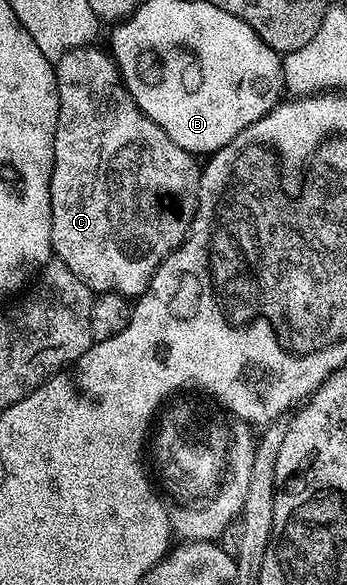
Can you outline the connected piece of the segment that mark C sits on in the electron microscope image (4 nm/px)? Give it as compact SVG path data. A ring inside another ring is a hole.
M98 46L77 48L64 54L64 58L60 58L56 62L54 69L58 87L58 121L56 122L56 142L54 143L54 165L50 171L53 255L60 262L64 262L64 266L68 266L68 270L72 270L72 274L76 274L76 278L80 278L80 282L87 284L91 292L95 294L119 292L121 296L137 298L152 282L152 274L156 274L156 270L162 265L164 258L168 258L168 254L172 254L184 242L192 218L196 214L198 187L202 174L199 161L194 161L197 159L191 153L176 146L176 142L172 142L172 138L168 138L168 134L164 134L164 130L160 130L160 126L156 126L156 122L152 122L152 118L148 118L142 113L140 106L136 106L132 94L122 82L122 75L118 72L113 59L103 49L102 52Z

